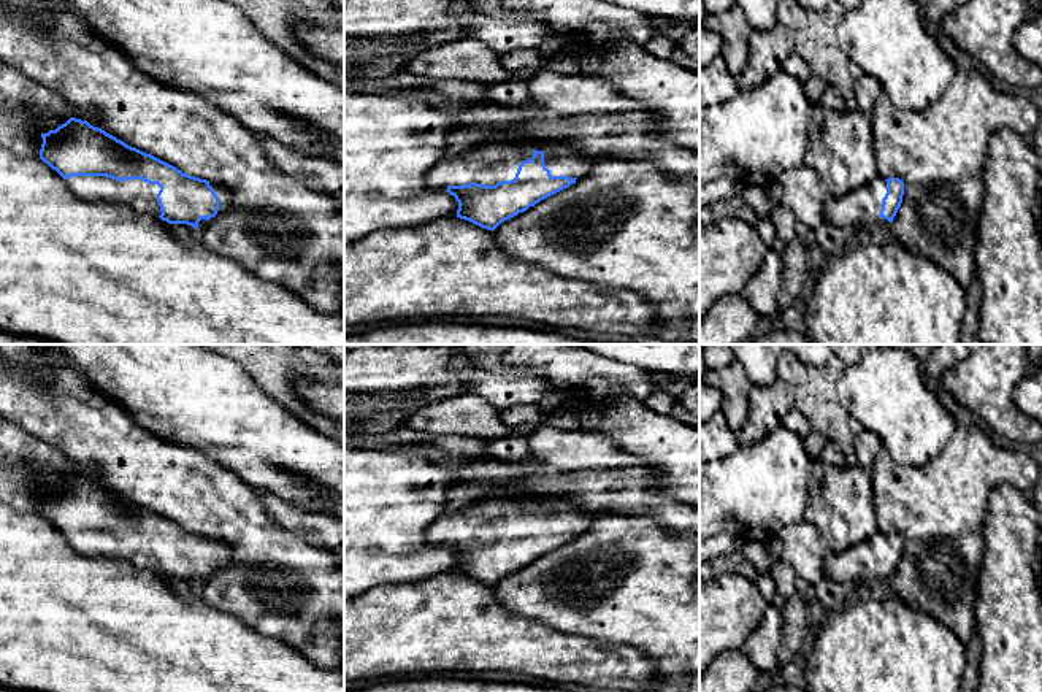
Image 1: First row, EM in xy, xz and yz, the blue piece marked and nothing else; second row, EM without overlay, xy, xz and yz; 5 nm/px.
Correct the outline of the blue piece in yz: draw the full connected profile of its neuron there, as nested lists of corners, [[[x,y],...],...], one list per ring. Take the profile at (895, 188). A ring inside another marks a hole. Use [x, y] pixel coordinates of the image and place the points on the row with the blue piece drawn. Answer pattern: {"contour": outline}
{"contour": [[[880,176],[844,195],[831,190],[823,203],[825,222],[845,229],[852,236],[871,236],[893,222],[902,195],[904,183],[899,178]]]}

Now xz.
{"contour": [[[500,135],[469,154],[442,159],[427,173],[427,183],[433,187],[446,187],[455,197],[457,217],[493,232],[501,222],[569,187],[604,159],[609,157],[588,156],[558,140],[549,140],[546,148],[527,148],[515,138]]]}

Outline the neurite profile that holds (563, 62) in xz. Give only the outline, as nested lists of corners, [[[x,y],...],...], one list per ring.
[[[560,51],[557,56],[554,56],[549,62],[549,67],[554,71],[558,71],[563,75],[577,75],[579,73],[579,63],[577,63],[576,57],[566,51]]]

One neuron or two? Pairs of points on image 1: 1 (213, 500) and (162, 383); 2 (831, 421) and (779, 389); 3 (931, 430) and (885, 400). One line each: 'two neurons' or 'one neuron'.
1: two neurons
2: two neurons
3: one neuron

